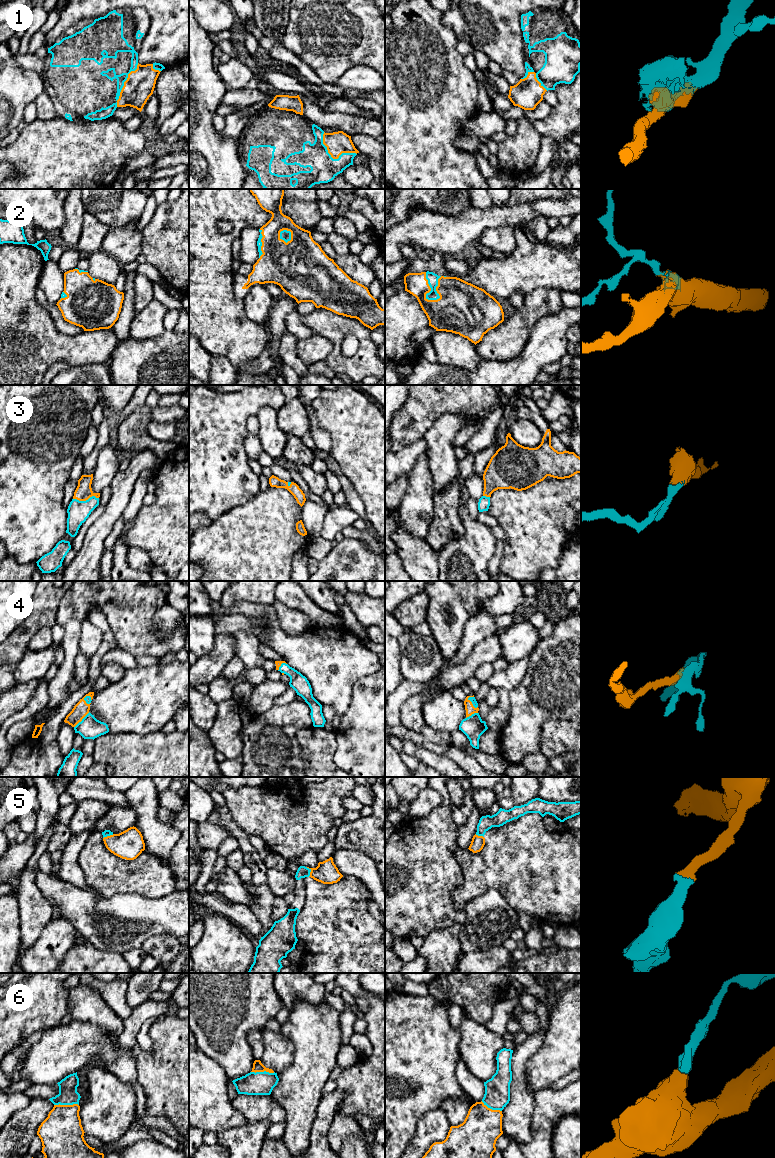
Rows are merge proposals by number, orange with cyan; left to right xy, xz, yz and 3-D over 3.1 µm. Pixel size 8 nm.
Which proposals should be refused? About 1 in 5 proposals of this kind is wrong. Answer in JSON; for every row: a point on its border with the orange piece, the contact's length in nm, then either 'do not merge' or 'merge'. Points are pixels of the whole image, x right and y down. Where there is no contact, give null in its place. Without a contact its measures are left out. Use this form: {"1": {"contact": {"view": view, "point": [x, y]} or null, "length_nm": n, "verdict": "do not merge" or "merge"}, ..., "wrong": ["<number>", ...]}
{"1": {"contact": {"view": "xz", "point": [332, 157]}, "length_nm": 320, "verdict": "merge"}, "2": {"contact": {"view": "yz", "point": [430, 290]}, "length_nm": 240, "verdict": "merge"}, "3": {"contact": {"view": "xy", "point": [85, 500]}, "length_nm": 200, "verdict": "merge"}, "4": {"contact": {"view": "yz", "point": [471, 702]}, "length_nm": 120, "verdict": "merge"}, "5": {"contact": {"view": "xz", "point": [311, 871]}, "length_nm": 80, "verdict": "merge"}, "6": {"contact": {"view": "xy", "point": [66, 1105]}, "length_nm": 200, "verdict": "do not merge"}, "wrong": ["6"]}

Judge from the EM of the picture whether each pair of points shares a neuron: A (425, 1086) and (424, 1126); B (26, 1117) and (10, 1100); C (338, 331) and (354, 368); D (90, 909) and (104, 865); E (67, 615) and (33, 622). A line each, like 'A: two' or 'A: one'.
A: two
B: two
C: one
D: two
E: two

